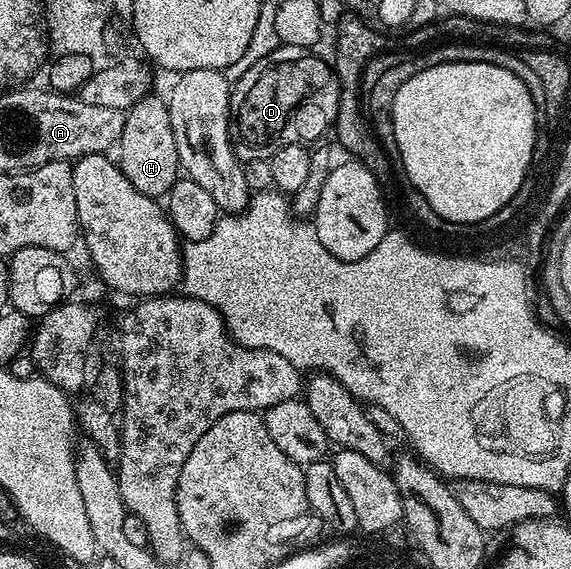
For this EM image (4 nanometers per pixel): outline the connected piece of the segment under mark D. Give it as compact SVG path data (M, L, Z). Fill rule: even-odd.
M282 45L270 53L270 57L262 57L251 69L242 73L239 81L231 84L230 105L228 110L228 126L232 132L232 148L236 156L244 163L255 159L271 159L282 145L315 144L324 134L329 134L335 124L340 100L340 82L336 79L333 64L316 56L315 50L306 47L290 47Z

